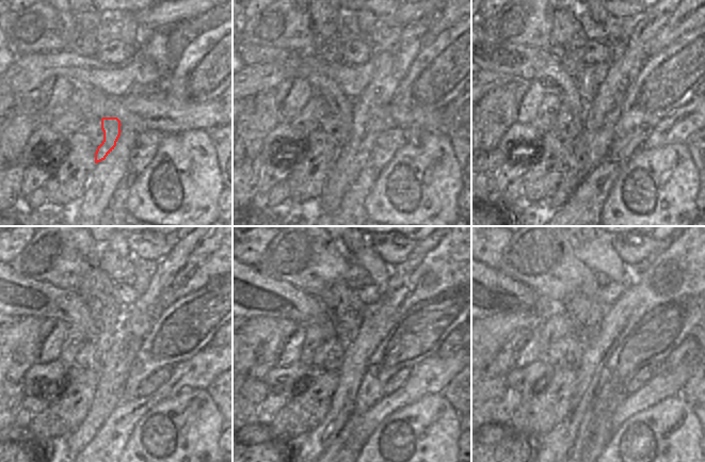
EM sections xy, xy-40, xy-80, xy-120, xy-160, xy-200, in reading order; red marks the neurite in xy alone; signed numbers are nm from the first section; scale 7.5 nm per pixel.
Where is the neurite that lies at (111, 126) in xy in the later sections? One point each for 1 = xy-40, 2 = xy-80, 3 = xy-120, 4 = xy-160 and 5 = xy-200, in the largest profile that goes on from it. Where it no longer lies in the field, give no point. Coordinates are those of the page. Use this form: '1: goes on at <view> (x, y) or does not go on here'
1: goes on at xy-40 (339, 105)
2: goes on at xy-80 (525, 63)
3: goes on at xy-120 (15, 295)
4: goes on at xy-160 (254, 293)
5: goes on at xy-200 (493, 292)

